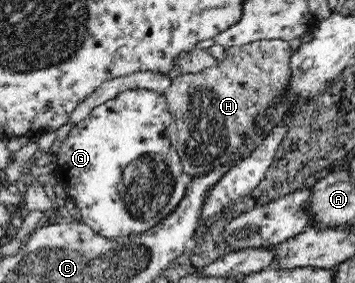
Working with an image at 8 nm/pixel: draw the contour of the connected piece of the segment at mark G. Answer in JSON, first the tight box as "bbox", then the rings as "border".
{"bbox":[56,88,190,239],"border":[[[137,88],[98,105],[70,131],[56,153],[56,179],[81,209],[83,224],[107,239],[125,238],[151,229],[179,205],[189,189],[190,175],[182,170],[180,155],[166,136],[171,121],[164,94]]]}

